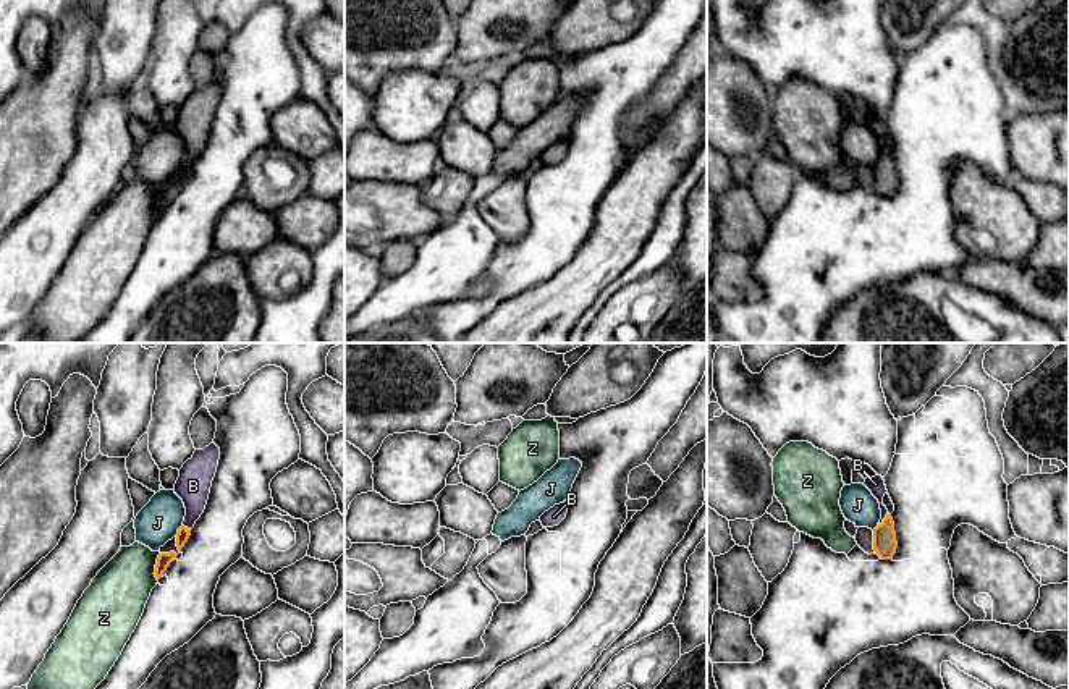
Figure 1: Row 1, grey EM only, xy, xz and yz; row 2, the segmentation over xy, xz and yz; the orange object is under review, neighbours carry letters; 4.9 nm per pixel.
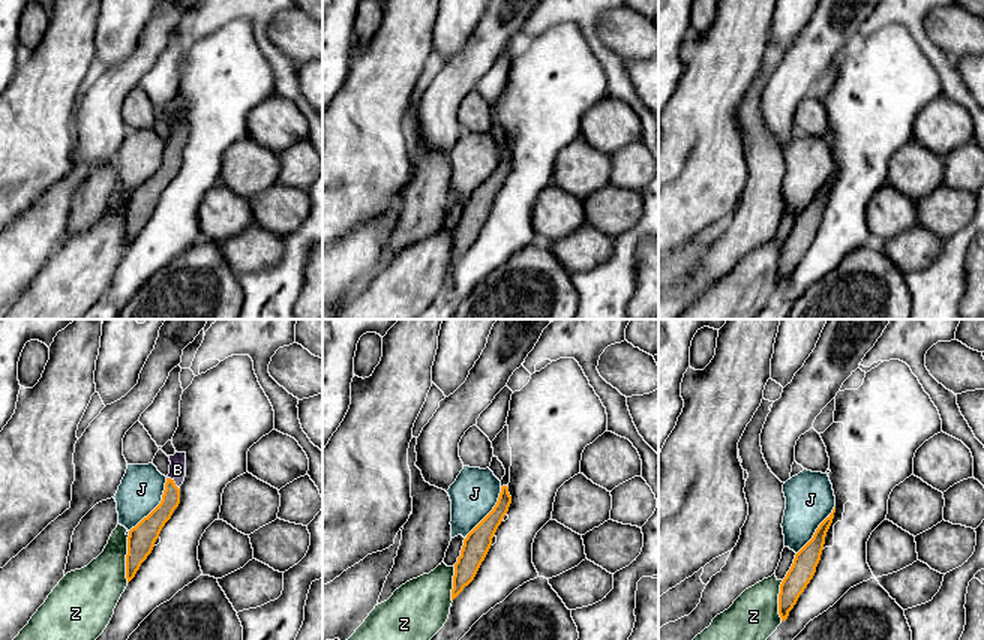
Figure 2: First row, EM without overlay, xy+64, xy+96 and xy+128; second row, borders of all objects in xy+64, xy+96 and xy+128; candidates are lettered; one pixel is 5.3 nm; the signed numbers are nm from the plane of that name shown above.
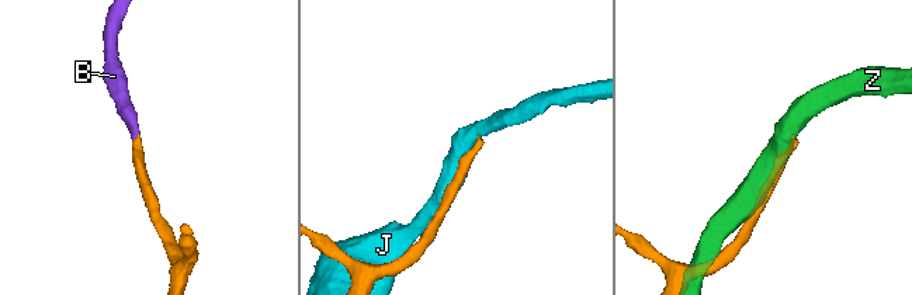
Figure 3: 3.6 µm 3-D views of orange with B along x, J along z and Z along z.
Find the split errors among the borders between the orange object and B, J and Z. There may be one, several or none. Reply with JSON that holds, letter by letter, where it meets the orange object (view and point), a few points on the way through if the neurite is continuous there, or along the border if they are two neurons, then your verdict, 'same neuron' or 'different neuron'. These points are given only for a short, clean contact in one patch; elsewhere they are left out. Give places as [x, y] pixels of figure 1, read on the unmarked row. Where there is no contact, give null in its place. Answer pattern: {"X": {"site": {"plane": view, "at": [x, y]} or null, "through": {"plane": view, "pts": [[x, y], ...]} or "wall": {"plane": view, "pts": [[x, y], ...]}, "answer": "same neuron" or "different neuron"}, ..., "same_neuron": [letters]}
{"B": {"site": {"plane": "yz", "at": [883, 157]}, "through": {"plane": "yz", "pts": [[885, 181], [883, 157], [883, 146], [875, 122]]}, "answer": "same neuron"}, "J": {"site": {"plane": "xy", "at": [178, 167]}, "answer": "different neuron"}, "Z": {"site": {"plane": "xy", "at": [156, 206]}, "answer": "different neuron"}, "same_neuron": ["B"]}

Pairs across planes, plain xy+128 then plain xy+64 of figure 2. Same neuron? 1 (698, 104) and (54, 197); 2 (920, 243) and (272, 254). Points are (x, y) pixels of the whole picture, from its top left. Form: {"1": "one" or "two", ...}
{"1": "two", "2": "one"}

